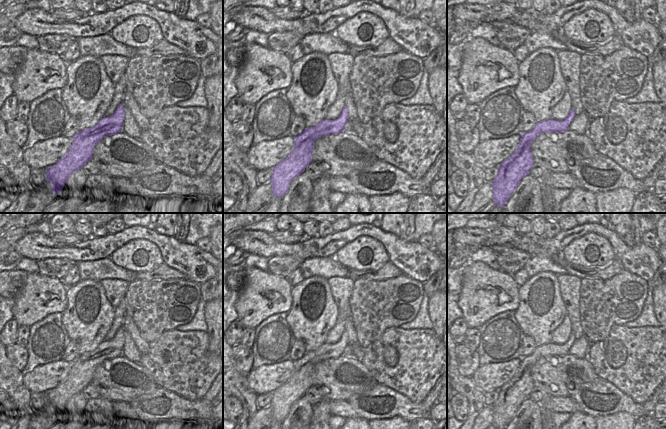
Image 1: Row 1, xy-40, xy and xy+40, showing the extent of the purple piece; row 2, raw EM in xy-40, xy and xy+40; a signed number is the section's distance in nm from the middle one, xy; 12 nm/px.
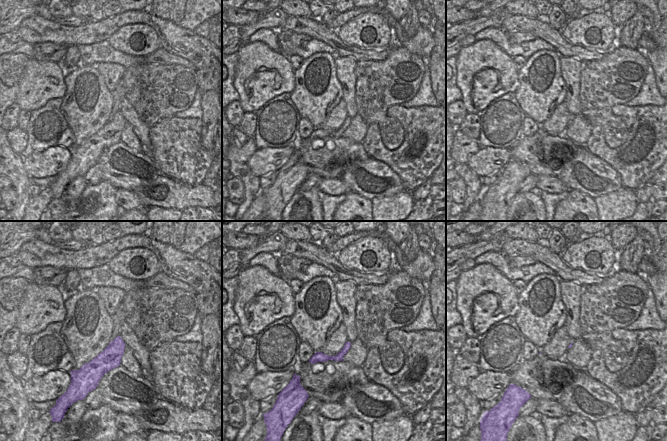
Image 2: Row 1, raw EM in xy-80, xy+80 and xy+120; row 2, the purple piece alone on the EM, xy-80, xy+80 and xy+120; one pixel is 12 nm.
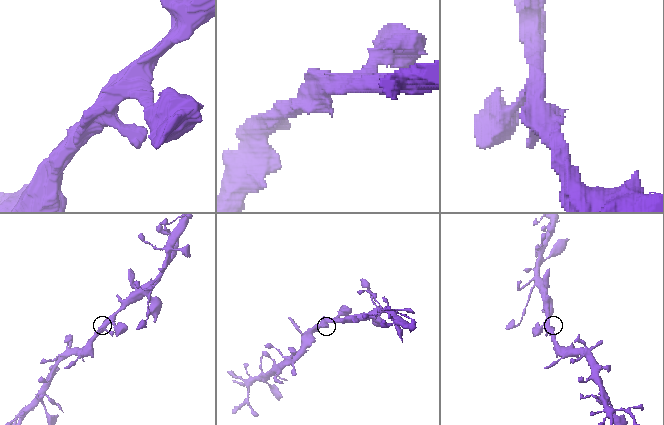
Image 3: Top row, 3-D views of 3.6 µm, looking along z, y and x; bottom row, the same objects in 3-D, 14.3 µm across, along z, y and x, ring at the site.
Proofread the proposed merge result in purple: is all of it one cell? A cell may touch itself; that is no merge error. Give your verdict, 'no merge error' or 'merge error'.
no merge error

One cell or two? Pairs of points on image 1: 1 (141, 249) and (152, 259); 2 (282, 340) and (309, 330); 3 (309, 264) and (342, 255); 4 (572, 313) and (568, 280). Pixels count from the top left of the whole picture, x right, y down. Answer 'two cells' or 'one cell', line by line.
1: one cell
2: two cells
3: two cells
4: one cell

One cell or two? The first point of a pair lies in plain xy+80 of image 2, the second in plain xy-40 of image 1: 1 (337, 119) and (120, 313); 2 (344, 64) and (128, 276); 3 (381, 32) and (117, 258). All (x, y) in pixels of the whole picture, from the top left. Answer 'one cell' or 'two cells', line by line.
1: one cell
2: two cells
3: one cell

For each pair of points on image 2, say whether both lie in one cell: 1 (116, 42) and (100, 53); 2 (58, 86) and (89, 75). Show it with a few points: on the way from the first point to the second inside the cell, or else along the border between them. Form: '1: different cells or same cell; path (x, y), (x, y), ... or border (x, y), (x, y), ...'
1: different cells; border (107, 40), (114, 48), (133, 55)
2: different cells; border (65, 66), (64, 84), (66, 90), (62, 98)

